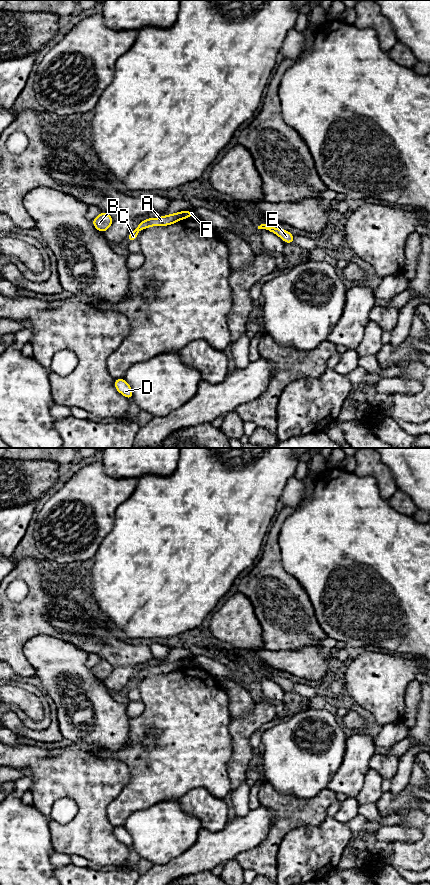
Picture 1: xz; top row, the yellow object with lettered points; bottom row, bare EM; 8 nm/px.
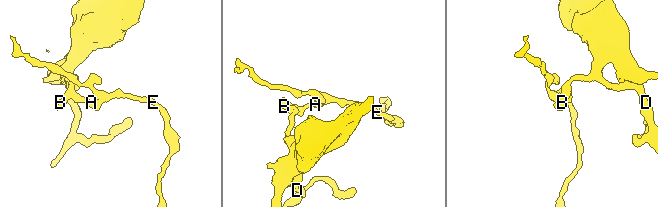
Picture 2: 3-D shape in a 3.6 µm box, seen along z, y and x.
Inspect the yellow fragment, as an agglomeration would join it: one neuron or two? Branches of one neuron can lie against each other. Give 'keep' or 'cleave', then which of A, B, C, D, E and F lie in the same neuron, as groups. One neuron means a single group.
cleave; groups A B C D / E F

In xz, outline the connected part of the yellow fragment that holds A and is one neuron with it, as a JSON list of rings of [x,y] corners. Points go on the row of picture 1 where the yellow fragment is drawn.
[[[176,212],[170,215],[164,215],[159,218],[147,218],[141,221],[138,226],[128,234],[127,240],[129,243],[134,242],[137,239],[138,233],[141,229],[147,229],[151,226],[169,226],[181,219],[180,213]]]

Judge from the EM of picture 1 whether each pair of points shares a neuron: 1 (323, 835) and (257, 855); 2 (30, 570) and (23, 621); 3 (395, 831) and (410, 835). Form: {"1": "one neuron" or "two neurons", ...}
{"1": "two neurons", "2": "one neuron", "3": "one neuron"}

